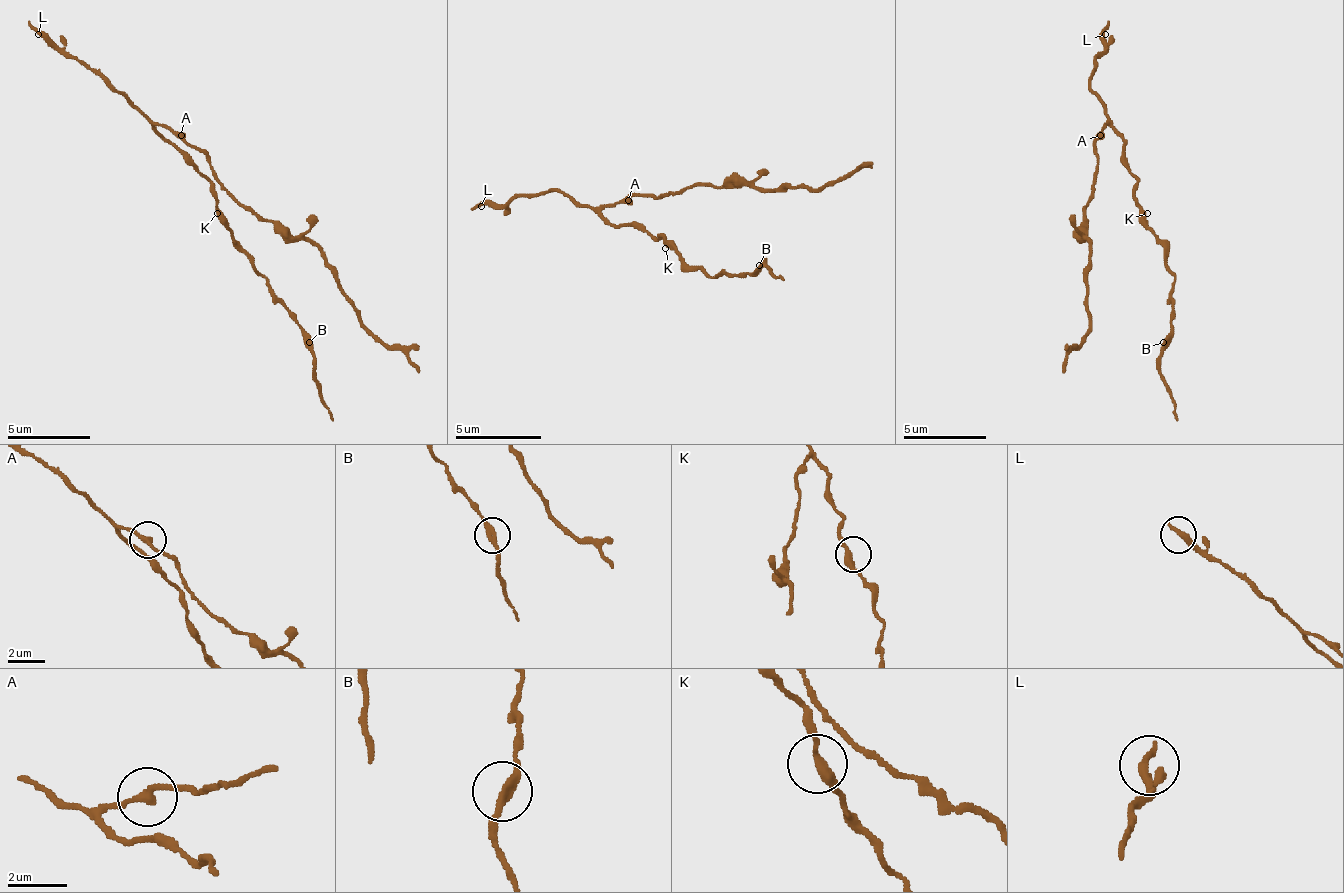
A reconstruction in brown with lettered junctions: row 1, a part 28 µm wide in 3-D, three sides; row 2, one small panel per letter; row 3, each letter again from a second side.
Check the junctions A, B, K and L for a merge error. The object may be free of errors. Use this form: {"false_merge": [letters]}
{"false_merge": ["A"]}

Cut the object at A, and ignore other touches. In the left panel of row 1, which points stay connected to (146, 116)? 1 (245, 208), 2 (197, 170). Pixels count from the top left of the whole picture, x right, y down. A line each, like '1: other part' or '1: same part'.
1: other part
2: same part

